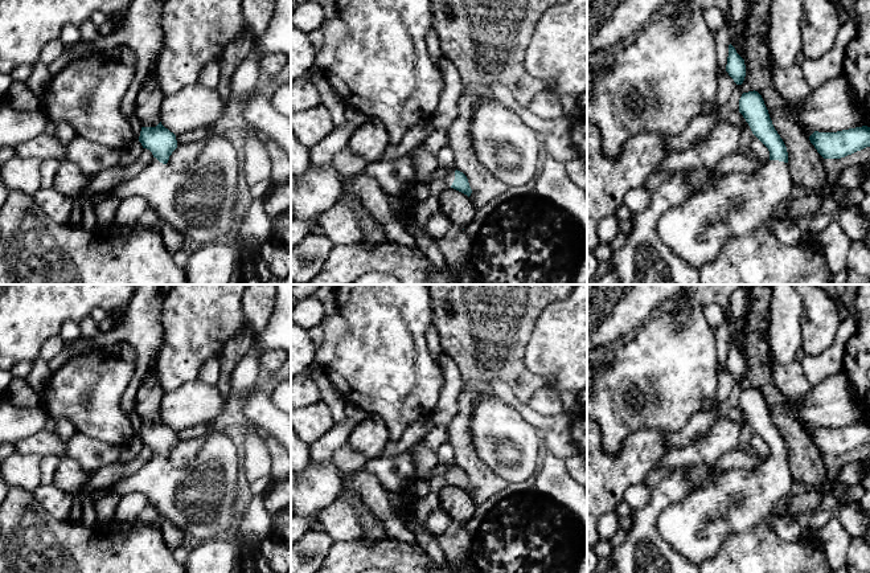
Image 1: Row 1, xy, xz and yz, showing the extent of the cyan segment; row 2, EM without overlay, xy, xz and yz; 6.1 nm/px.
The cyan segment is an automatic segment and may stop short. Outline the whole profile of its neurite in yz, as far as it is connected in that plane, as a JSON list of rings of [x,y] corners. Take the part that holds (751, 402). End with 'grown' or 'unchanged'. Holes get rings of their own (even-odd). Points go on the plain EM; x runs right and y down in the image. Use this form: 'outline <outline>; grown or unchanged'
outline [[[755,386],[743,389],[739,409],[768,445],[770,457],[756,468],[715,472],[707,486],[666,507],[657,520],[662,539],[698,565],[711,558],[729,535],[770,523],[780,500],[793,492],[787,443],[762,392]]]; grown

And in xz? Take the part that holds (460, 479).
outline [[[452,466],[446,471],[443,476],[446,478],[447,483],[451,483],[461,488],[467,491],[468,494],[471,492],[472,486],[469,483],[467,472],[463,468],[457,466]]]; grown

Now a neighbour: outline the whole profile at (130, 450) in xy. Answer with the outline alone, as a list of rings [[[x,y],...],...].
[[[139,437],[131,438],[127,443],[122,446],[119,459],[122,462],[130,462],[135,459],[141,451],[141,447],[143,447],[143,442]]]

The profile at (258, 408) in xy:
[[[258,385],[238,405],[254,427],[266,430],[270,439],[283,446],[291,457],[291,416],[278,410],[268,393]]]

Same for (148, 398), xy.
[[[153,364],[145,372],[135,398],[135,409],[141,419],[141,423],[156,423],[161,418],[160,410],[163,394],[164,390],[156,380]]]

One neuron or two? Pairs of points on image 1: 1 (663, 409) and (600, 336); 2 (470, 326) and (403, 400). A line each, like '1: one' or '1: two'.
1: two
2: two

